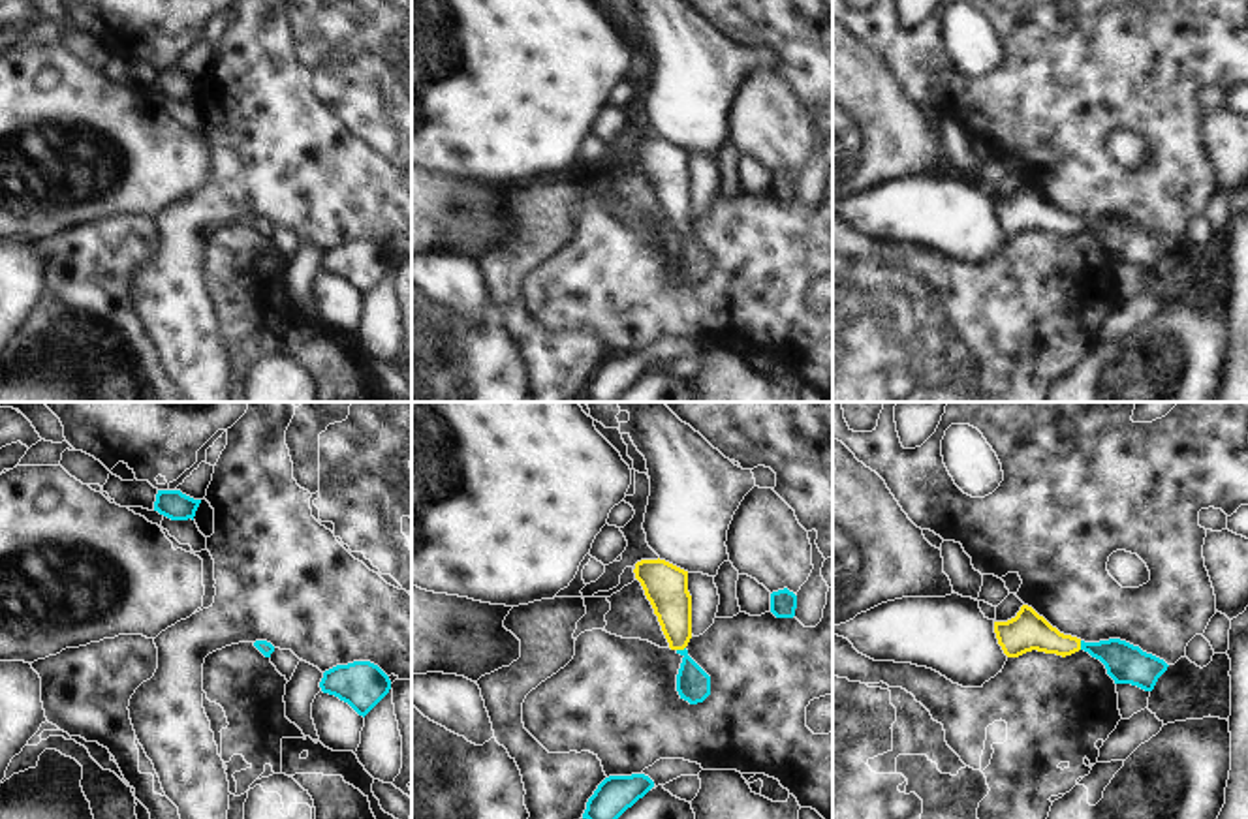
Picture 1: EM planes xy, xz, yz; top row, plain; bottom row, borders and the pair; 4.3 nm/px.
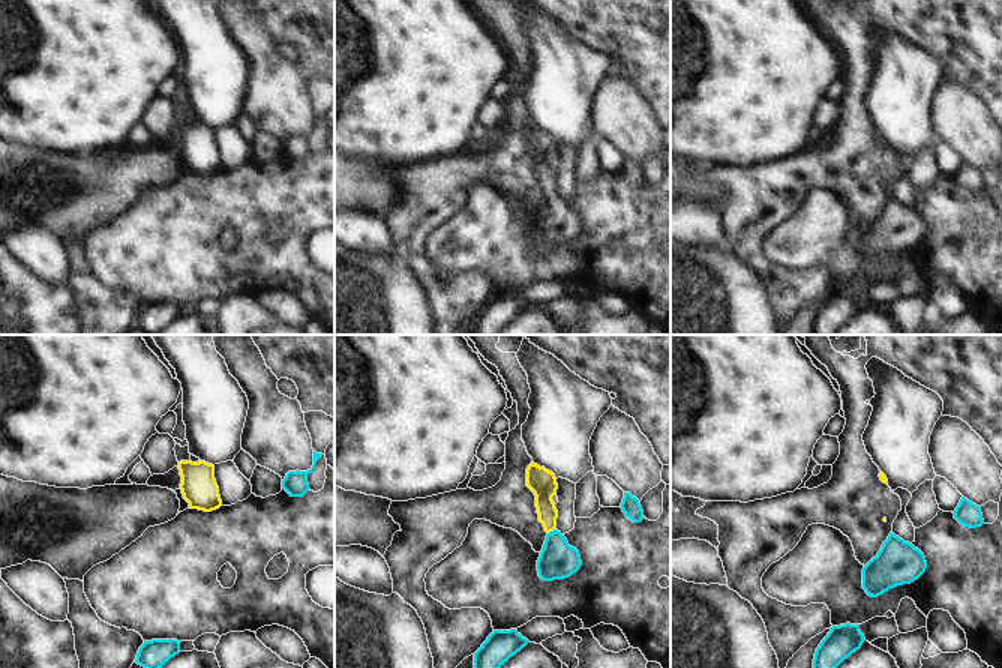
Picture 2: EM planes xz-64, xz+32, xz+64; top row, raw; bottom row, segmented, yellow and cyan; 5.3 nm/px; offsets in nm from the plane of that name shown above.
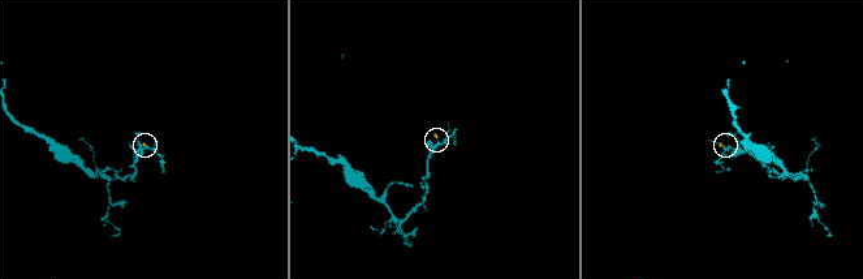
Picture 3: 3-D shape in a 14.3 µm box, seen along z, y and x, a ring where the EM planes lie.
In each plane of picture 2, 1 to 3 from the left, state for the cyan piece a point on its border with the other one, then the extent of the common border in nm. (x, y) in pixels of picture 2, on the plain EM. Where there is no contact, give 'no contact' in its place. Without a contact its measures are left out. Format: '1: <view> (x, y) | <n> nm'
1: no contact
2: xz+32 (551, 194) | 50 nm
3: no contact

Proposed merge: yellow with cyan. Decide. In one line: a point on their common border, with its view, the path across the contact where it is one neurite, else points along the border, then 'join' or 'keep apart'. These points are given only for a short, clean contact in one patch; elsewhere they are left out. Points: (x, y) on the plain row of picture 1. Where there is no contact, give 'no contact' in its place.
meets yellow in xz at (681, 228); runs through xz (668, 171), (681, 228), (686, 235), (692, 262); join

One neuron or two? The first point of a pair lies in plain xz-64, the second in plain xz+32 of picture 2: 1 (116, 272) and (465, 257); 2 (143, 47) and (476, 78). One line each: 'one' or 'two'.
1: one
2: one

